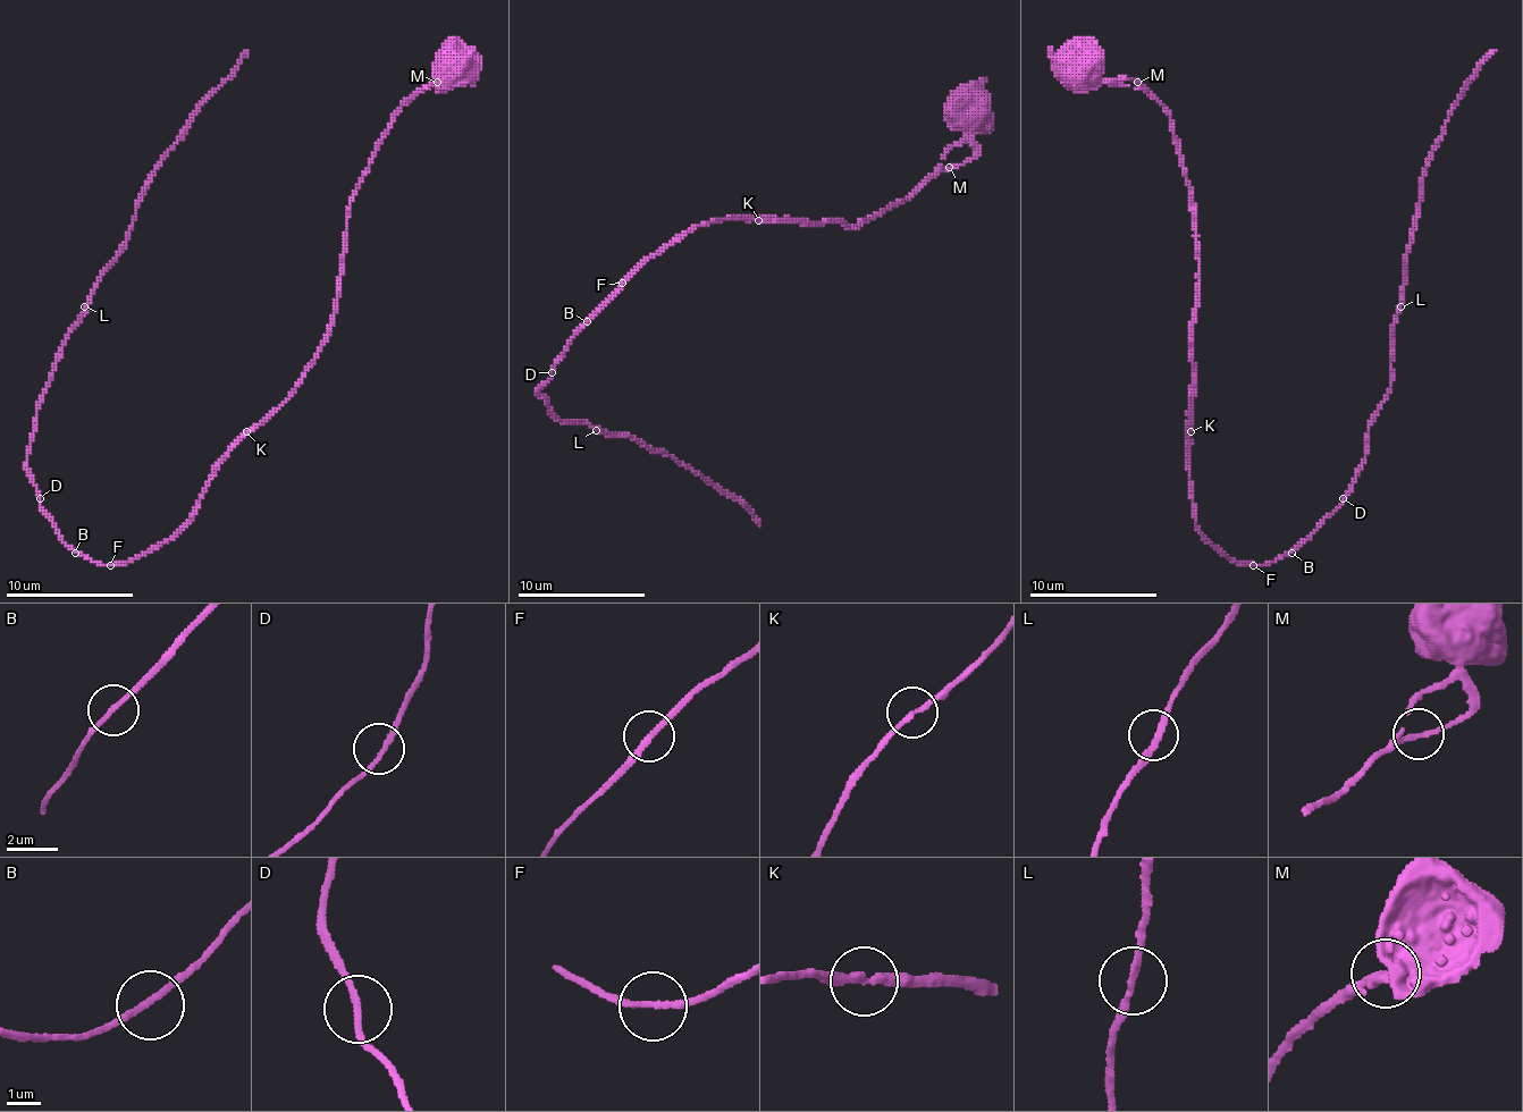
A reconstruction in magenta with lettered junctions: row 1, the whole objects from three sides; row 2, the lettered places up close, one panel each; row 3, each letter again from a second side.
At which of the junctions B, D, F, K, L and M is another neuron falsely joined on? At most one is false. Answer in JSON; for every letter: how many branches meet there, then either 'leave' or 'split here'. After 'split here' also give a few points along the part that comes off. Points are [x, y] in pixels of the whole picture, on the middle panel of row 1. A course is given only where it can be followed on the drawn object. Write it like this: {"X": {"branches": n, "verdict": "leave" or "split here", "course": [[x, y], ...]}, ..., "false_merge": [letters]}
{"B": {"branches": 2, "verdict": "leave"}, "D": {"branches": 2, "verdict": "leave"}, "F": {"branches": 2, "verdict": "leave"}, "K": {"branches": 2, "verdict": "leave"}, "L": {"branches": 2, "verdict": "leave"}, "M": {"branches": 3, "verdict": "leave"}, "false_merge": []}

